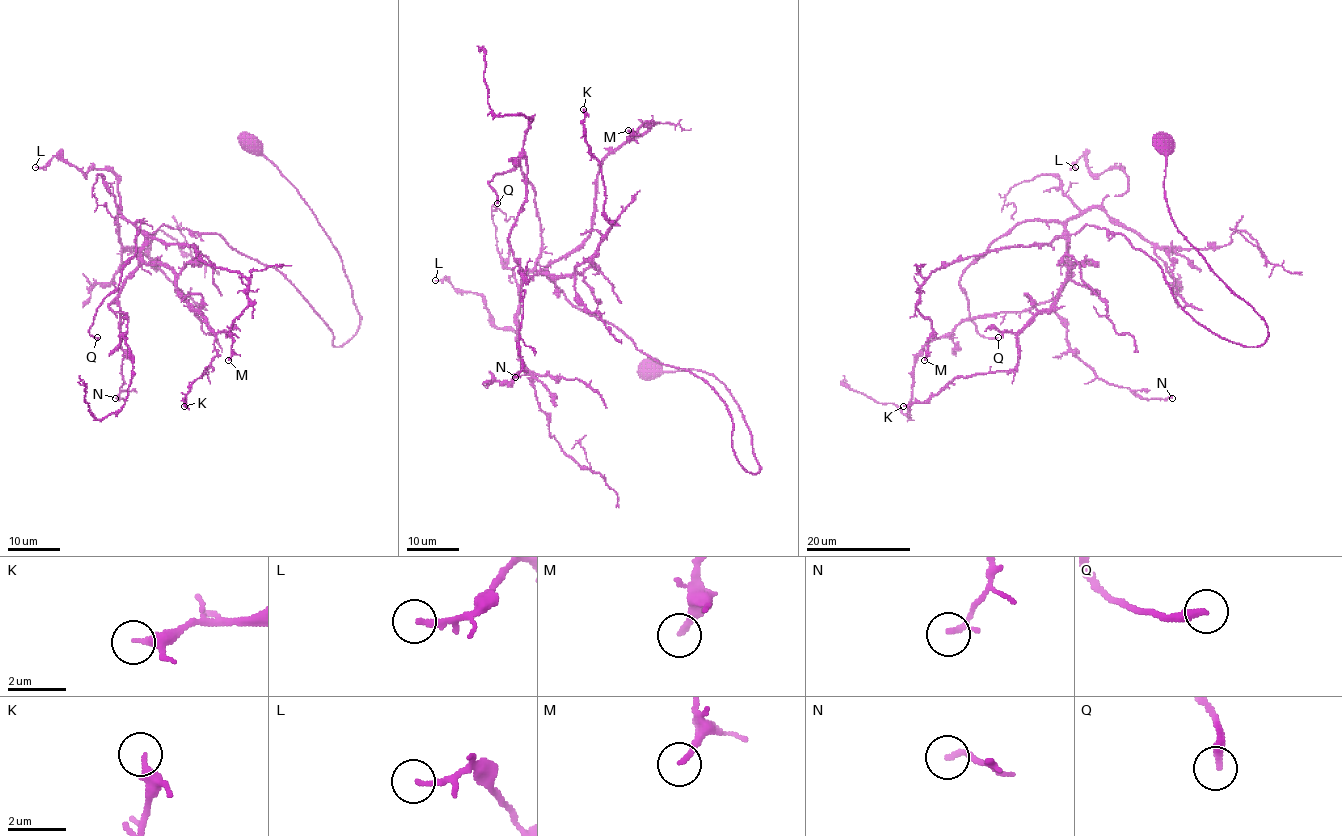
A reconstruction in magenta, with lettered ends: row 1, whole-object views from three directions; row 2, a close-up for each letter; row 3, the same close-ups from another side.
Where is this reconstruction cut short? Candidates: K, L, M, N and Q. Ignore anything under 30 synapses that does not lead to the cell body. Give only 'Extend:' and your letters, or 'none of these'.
Extend: Q

